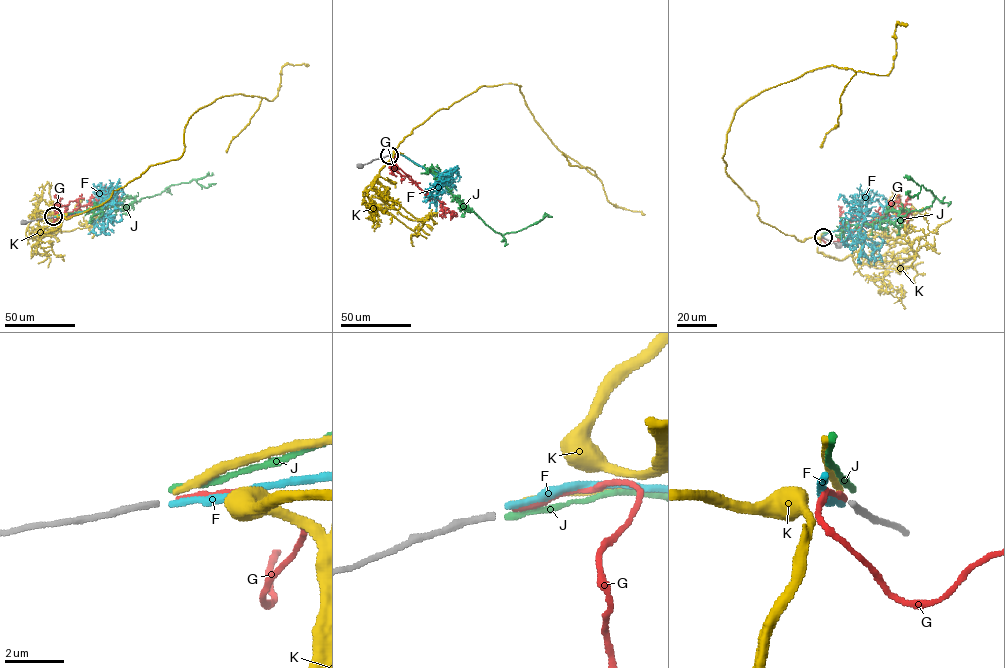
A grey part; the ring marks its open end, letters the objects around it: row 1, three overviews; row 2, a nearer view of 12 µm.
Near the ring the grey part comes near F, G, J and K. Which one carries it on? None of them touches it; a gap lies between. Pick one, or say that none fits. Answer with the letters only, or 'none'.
G

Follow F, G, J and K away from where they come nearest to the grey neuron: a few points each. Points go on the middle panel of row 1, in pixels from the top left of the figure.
F: (390, 155), (402, 155), (446, 185), (443, 180), (448, 180), (444, 176), (449, 172), (441, 173)
G: (390, 155), (396, 154), (396, 165), (416, 185), (451, 210)
J: (390, 155), (402, 154), (432, 172), (459, 202), (502, 235), (536, 224), (547, 215), (552, 217)
K: (390, 155), (437, 111), (515, 83), (607, 200), (645, 214)

